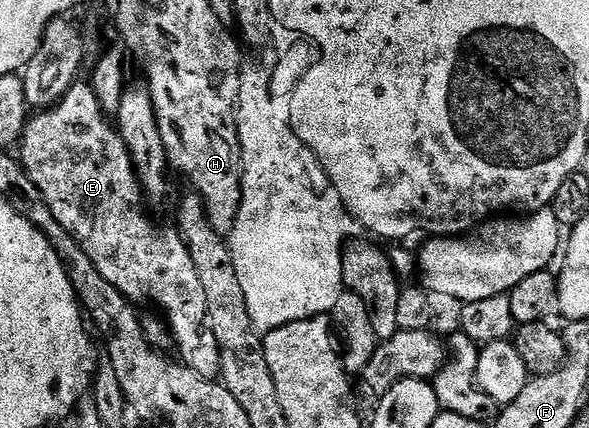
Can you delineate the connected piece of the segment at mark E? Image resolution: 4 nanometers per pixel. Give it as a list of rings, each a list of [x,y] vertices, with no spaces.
[[[77,80],[71,85],[69,92],[65,92],[65,96],[59,103],[28,117],[27,125],[23,127],[22,146],[21,161],[23,171],[29,176],[29,180],[33,180],[33,184],[37,184],[37,192],[41,192],[45,204],[49,204],[49,212],[53,212],[53,220],[57,220],[57,224],[61,224],[61,228],[65,228],[65,232],[69,232],[69,236],[73,236],[73,240],[77,240],[77,244],[81,244],[85,256],[89,256],[89,260],[93,260],[93,268],[97,268],[97,272],[101,272],[101,276],[105,276],[105,280],[109,280],[109,284],[113,284],[113,288],[117,288],[117,292],[124,294],[130,302],[136,304],[152,302],[153,305],[160,306],[163,309],[161,311],[162,317],[167,323],[168,330],[171,331],[174,349],[176,351],[179,349],[178,361],[182,365],[193,368],[193,372],[197,372],[197,376],[205,376],[212,380],[218,379],[221,375],[221,348],[217,348],[217,336],[213,336],[211,327],[207,324],[209,304],[205,300],[205,288],[201,284],[201,276],[197,276],[197,264],[193,264],[193,256],[189,252],[187,243],[183,241],[183,235],[179,233],[174,225],[167,226],[164,230],[154,230],[151,227],[151,222],[147,219],[149,206],[145,201],[142,184],[139,182],[138,172],[135,171],[129,148],[126,147],[125,140],[122,139],[113,125],[112,119],[103,113],[101,104],[95,95],[95,89],[91,87],[90,81]]]

